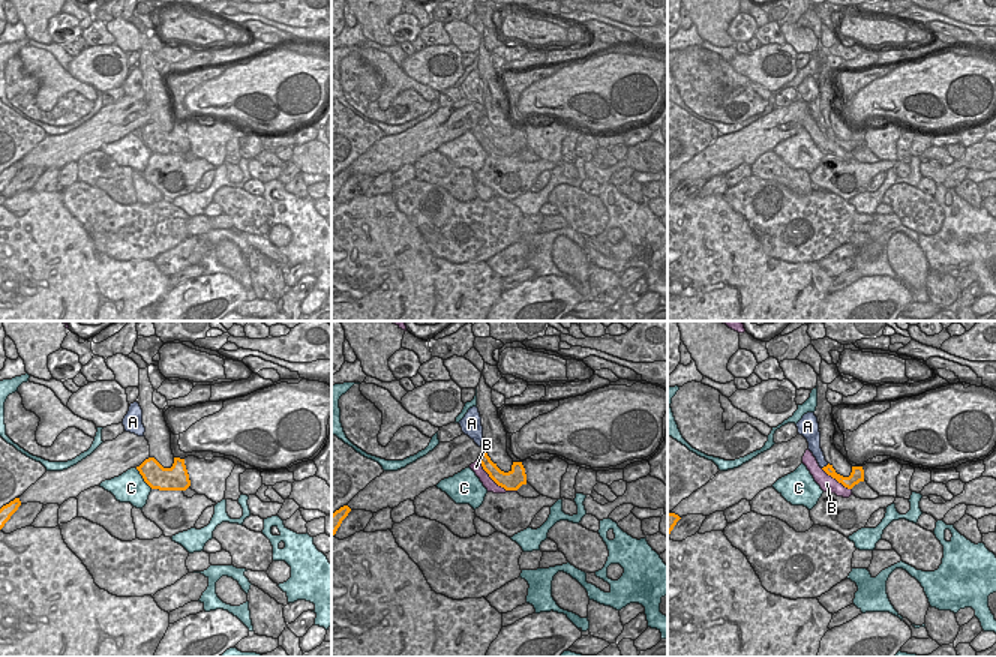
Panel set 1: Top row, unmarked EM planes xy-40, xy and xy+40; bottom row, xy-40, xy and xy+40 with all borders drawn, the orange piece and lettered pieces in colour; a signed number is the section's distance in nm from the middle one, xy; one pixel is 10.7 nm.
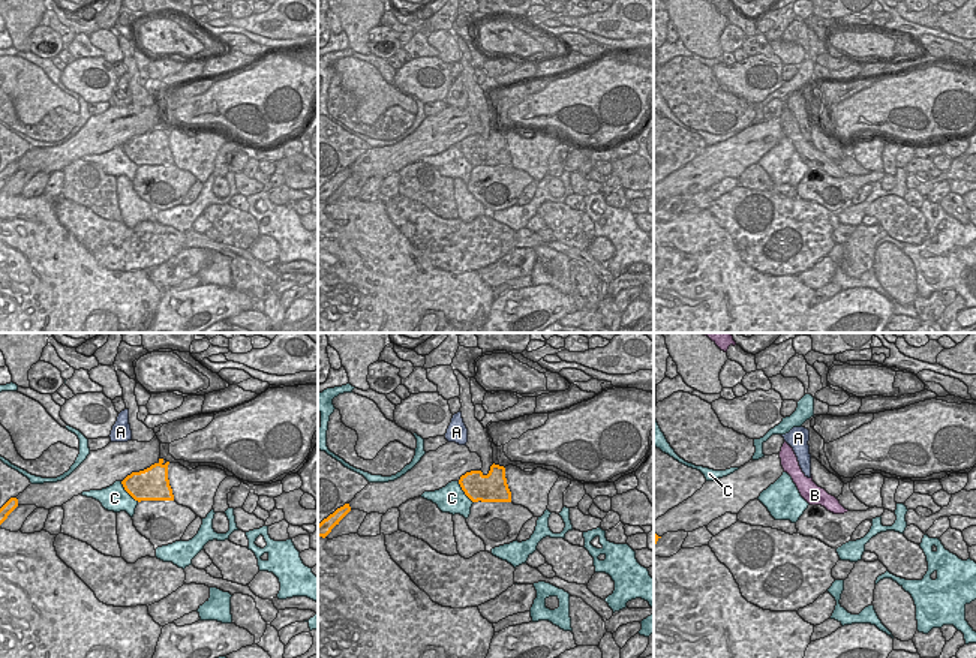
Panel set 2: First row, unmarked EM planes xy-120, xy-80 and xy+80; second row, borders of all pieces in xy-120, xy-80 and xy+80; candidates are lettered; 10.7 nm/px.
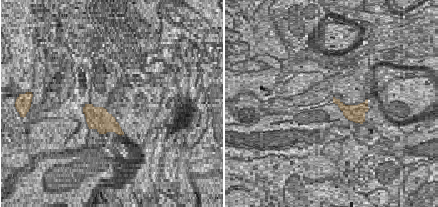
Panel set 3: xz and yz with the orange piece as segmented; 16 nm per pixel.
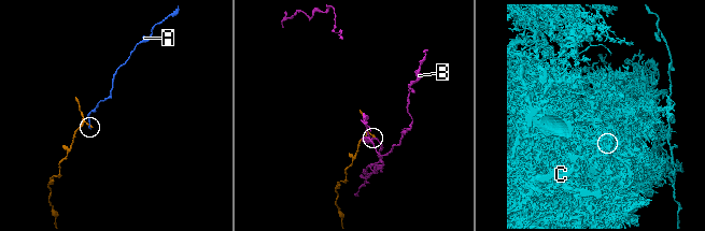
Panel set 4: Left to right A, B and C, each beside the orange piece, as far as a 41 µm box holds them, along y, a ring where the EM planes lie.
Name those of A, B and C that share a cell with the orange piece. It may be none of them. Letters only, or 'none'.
none

